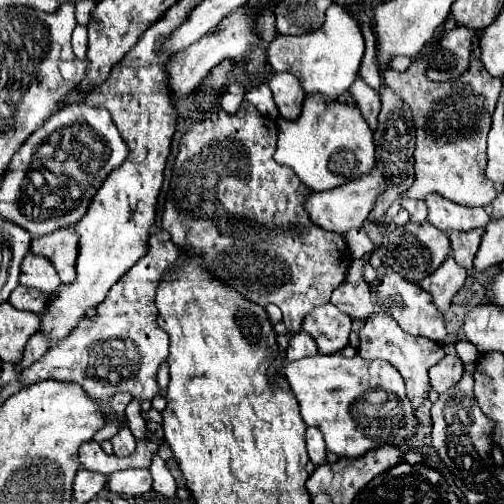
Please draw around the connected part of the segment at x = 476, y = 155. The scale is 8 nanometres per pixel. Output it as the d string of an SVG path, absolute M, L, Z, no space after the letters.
M473 60L461 78L449 82L427 80L425 72L421 72L421 66L415 66L415 62L407 72L387 68L383 72L383 80L411 106L417 128L413 154L415 182L405 196L425 200L429 194L441 194L461 206L491 204L495 198L495 188L493 182L485 178L487 132L503 82L493 78L479 60Z

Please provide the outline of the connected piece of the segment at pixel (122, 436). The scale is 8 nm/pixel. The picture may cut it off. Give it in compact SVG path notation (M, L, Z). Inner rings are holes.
M125 426L119 430L119 434L115 434L111 438L113 442L113 450L115 450L115 456L119 458L127 458L135 452L135 436L131 434L131 430Z

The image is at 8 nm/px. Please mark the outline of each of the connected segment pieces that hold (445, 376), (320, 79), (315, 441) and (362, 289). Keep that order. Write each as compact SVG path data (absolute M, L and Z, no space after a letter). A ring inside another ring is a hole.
M447 354L441 362L437 362L429 370L431 388L441 394L441 392L449 390L451 386L455 386L459 382L461 374L463 374L463 362L459 360L459 356L457 354Z
M331 4L325 12L321 28L301 36L277 36L267 48L267 62L275 72L291 72L301 80L305 92L321 92L325 98L335 100L349 90L357 78L359 64L365 52L365 40L359 20L343 4Z
M315 426L307 428L307 452L309 452L309 460L315 466L319 466L321 462L325 462L325 454L327 454L325 440L323 440L321 430L315 428Z
M353 260L343 284L333 290L331 304L349 314L351 318L367 318L373 312L369 284L361 276L363 260Z

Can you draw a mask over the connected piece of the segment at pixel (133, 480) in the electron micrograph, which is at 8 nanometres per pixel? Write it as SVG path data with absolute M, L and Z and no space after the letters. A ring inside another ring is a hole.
M119 470L107 476L107 492L119 496L141 496L151 492L149 470Z

